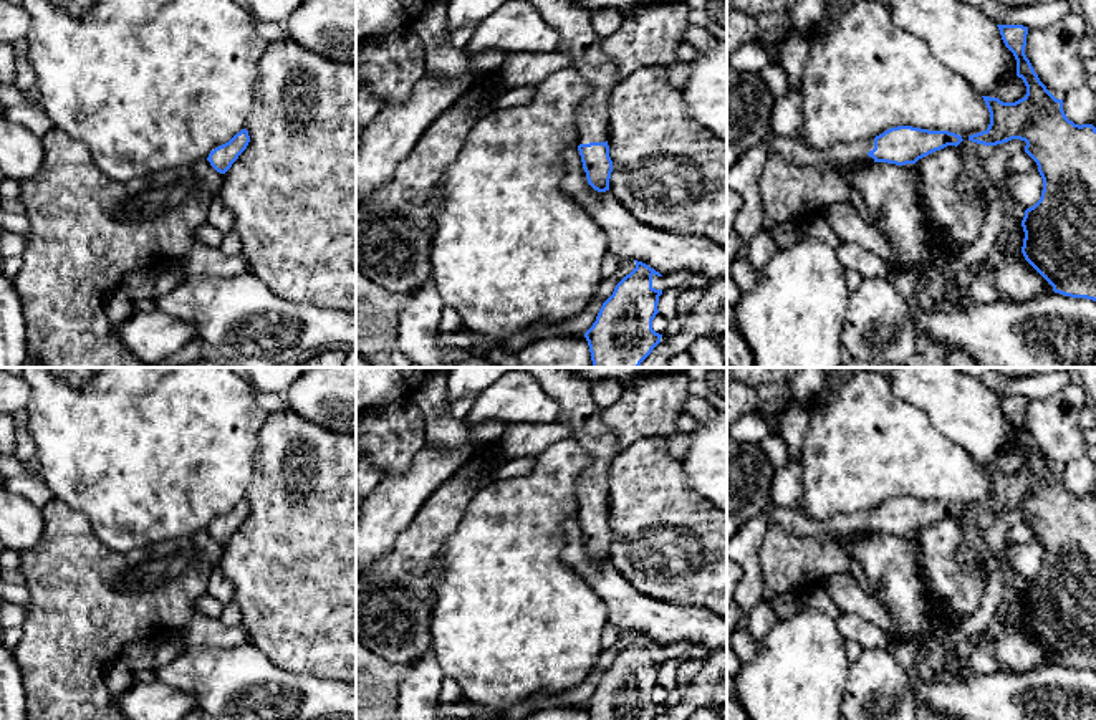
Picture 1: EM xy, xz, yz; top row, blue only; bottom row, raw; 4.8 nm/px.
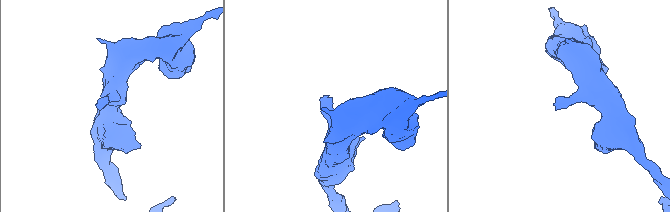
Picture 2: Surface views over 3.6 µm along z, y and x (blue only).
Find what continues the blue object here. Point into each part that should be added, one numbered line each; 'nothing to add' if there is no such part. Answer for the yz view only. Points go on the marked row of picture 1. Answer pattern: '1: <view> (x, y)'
1: yz (845, 156)

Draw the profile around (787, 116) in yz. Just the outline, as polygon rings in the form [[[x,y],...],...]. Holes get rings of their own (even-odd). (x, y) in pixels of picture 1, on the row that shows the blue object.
[[[791,89],[775,99],[770,129],[775,136],[800,137],[803,124],[803,93]]]

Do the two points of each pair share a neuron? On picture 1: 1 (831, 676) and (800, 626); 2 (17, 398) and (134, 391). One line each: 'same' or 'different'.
1: same
2: different

